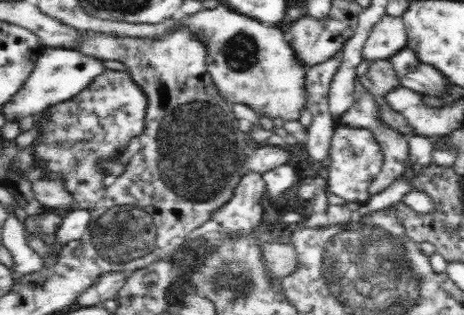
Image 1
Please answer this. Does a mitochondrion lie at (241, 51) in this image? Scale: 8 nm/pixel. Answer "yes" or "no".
yes

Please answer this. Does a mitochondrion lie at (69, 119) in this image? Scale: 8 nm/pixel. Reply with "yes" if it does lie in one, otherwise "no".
yes

